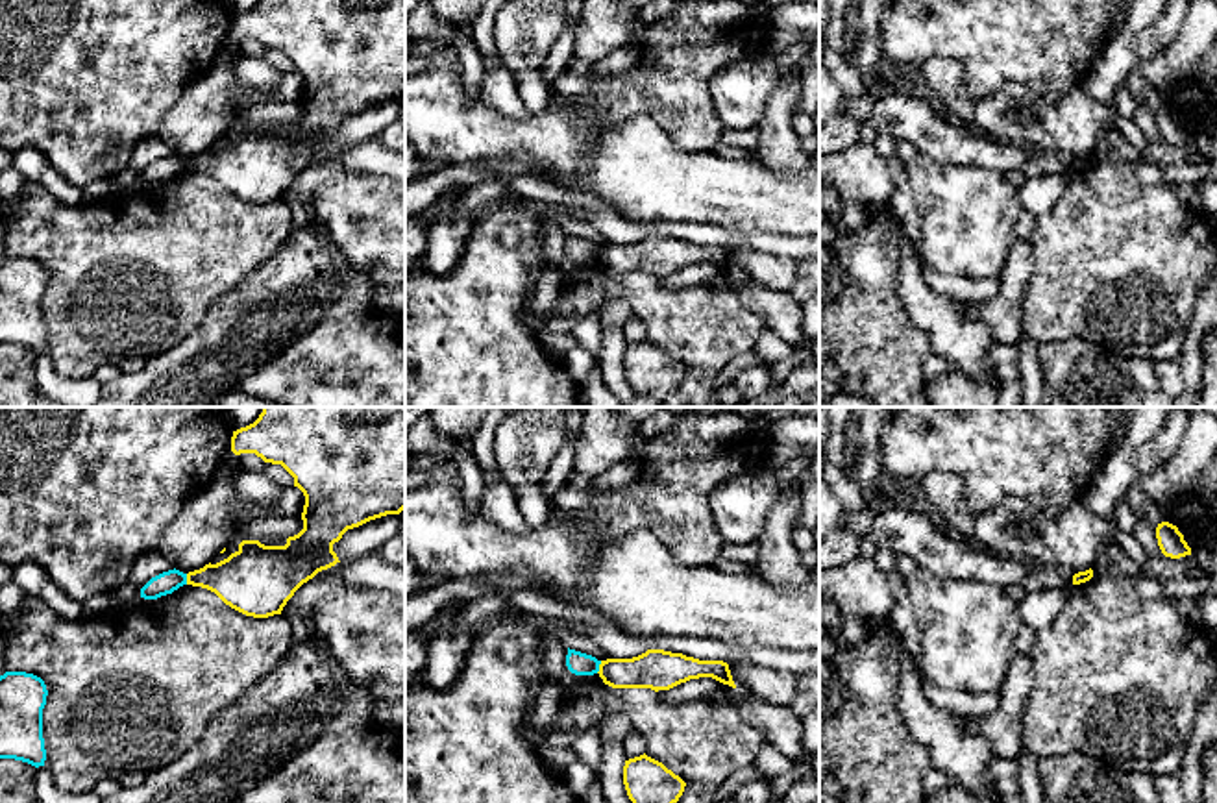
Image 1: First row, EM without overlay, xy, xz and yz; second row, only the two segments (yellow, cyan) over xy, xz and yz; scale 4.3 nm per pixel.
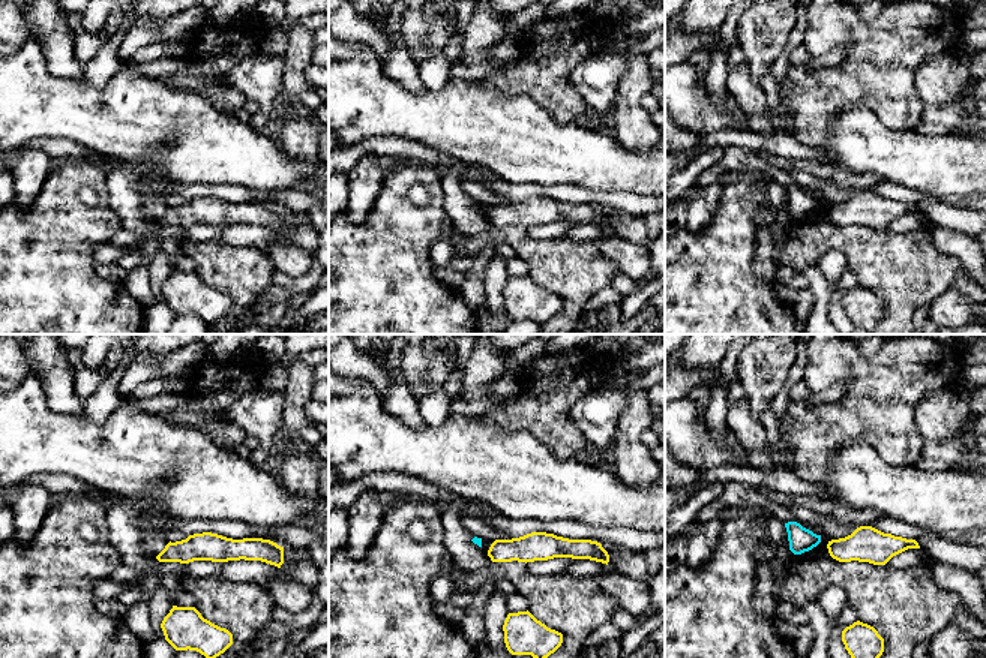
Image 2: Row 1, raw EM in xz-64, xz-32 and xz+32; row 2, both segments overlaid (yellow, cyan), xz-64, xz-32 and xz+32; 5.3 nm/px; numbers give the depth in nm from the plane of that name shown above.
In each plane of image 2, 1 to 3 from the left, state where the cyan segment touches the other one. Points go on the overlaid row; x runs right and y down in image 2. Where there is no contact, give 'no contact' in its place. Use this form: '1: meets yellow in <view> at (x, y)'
1: no contact
2: no contact
3: no contact

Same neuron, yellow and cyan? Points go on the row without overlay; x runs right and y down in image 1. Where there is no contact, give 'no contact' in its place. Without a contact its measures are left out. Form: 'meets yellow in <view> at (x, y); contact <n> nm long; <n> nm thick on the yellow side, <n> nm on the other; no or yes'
meets yellow in xz at (600, 252); contact 60 nm long; 170 nm thick on the yellow side, 100 nm on the other; no

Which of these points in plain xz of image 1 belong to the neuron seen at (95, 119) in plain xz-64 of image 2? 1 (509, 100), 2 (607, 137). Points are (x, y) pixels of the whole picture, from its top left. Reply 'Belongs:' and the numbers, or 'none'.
Belongs: 2

